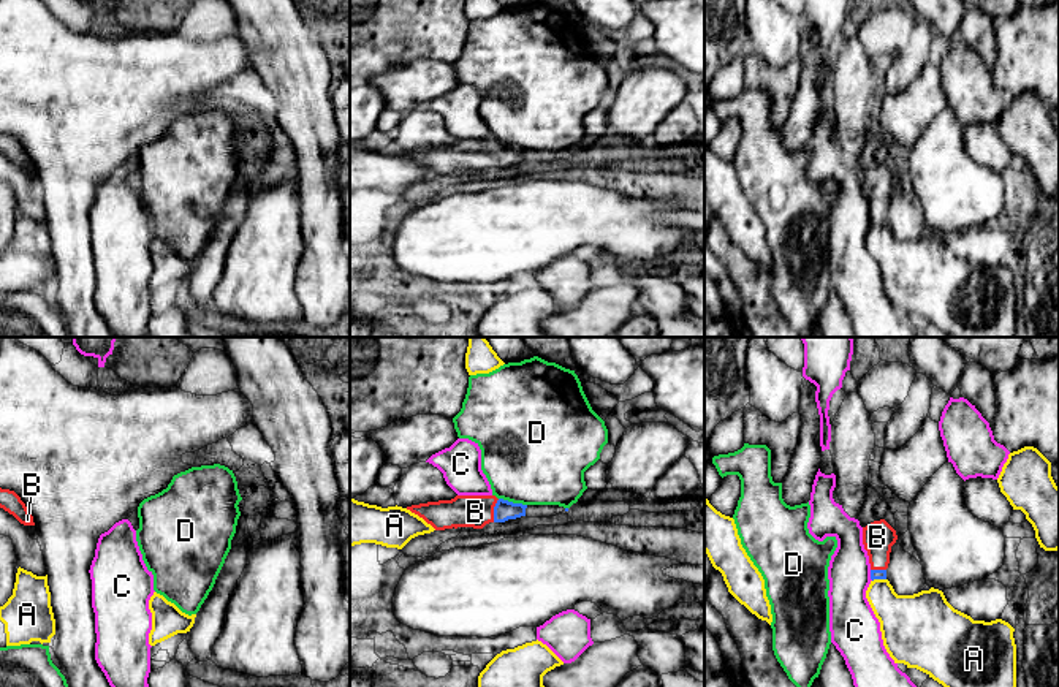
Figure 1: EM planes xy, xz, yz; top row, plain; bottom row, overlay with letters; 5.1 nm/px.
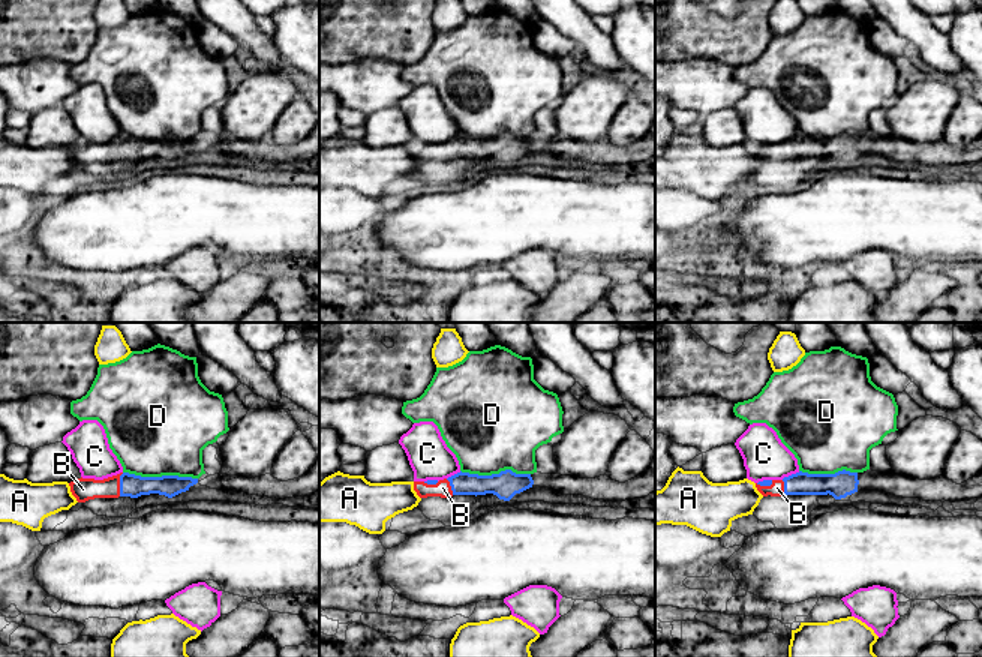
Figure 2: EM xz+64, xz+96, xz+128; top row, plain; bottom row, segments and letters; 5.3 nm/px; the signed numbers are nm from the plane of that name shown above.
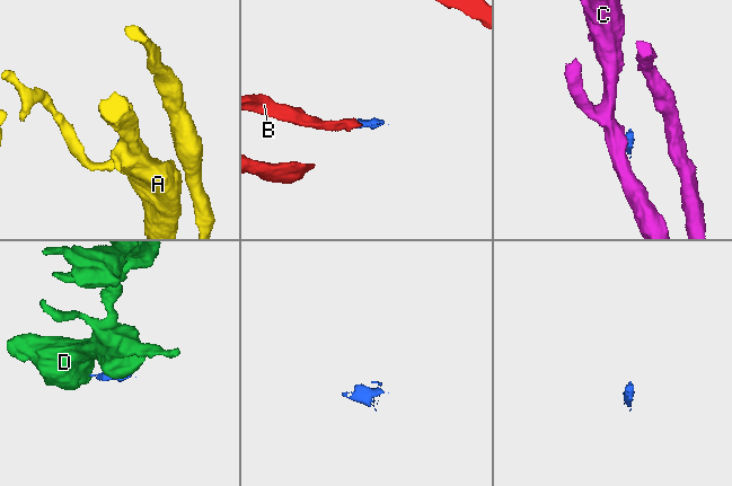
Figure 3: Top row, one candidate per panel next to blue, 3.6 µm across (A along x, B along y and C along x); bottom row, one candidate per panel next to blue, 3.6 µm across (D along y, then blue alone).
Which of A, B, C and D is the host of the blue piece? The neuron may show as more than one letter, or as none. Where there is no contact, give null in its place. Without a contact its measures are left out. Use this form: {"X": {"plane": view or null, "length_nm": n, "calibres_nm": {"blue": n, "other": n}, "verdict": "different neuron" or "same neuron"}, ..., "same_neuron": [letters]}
{"A": {"plane": "yz", "length_nm": 70, "calibres_nm": {"blue": 50, "other": 260}, "verdict": "different neuron"}, "B": {"plane": "xz", "length_nm": 120, "calibres_nm": {"blue": 110, "other": 160}, "verdict": "same neuron"}, "C": {"plane": "yz", "length_nm": 60, "calibres_nm": {"blue": 50, "other": 220}, "verdict": "different neuron"}, "D": {"plane": "xz", "length_nm": 150, "calibres_nm": {"blue": 110, "other": 480}, "verdict": "different neuron"}, "same_neuron": ["B"]}

